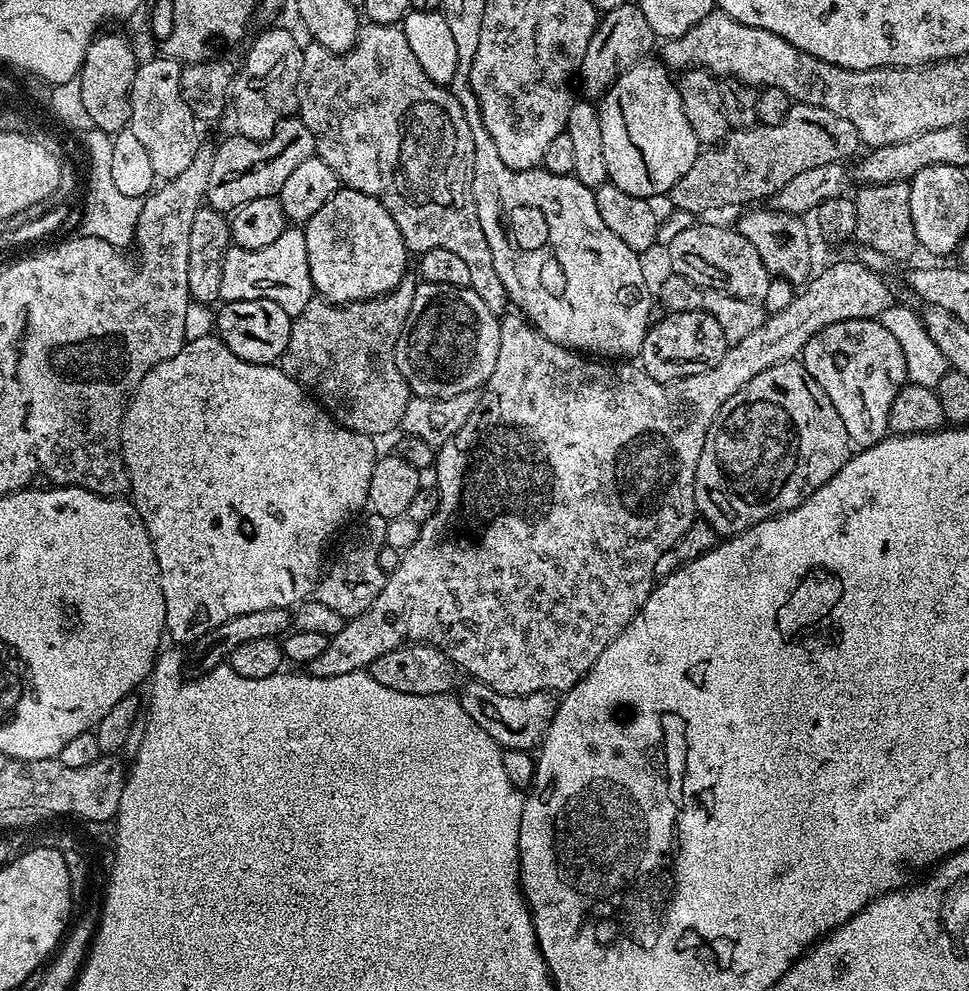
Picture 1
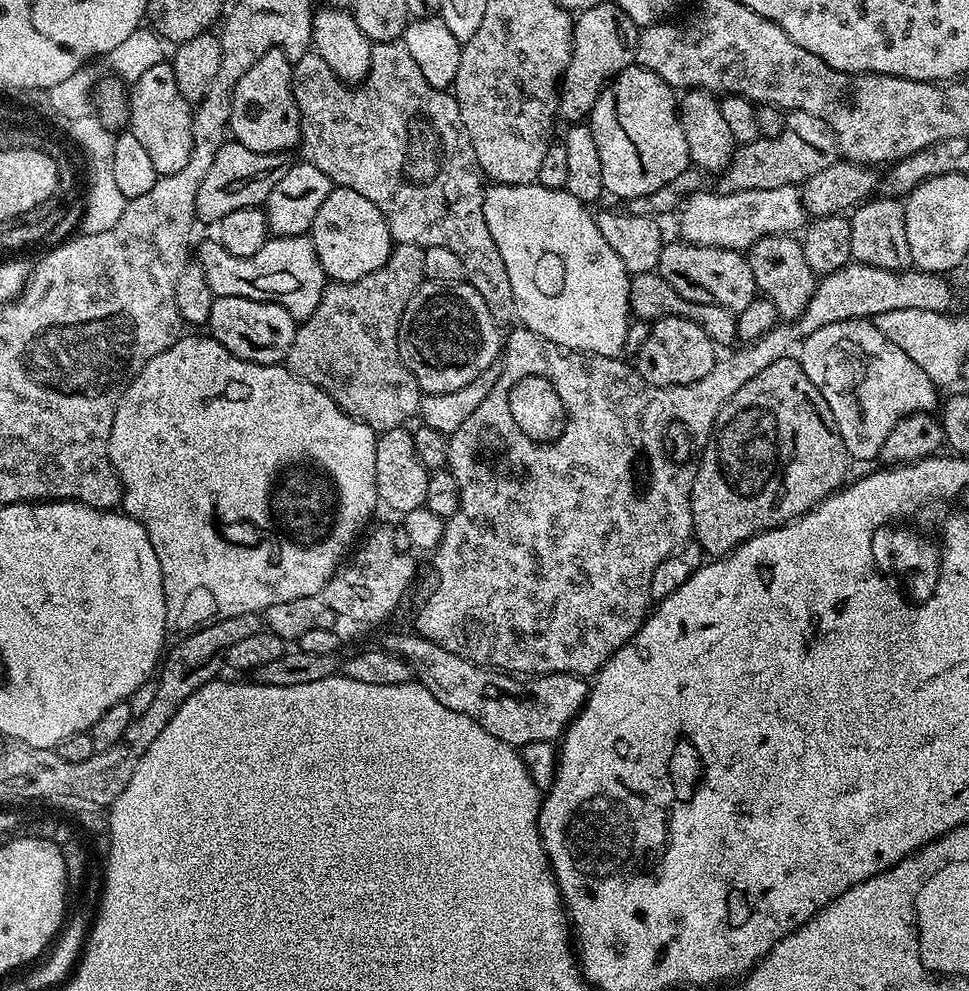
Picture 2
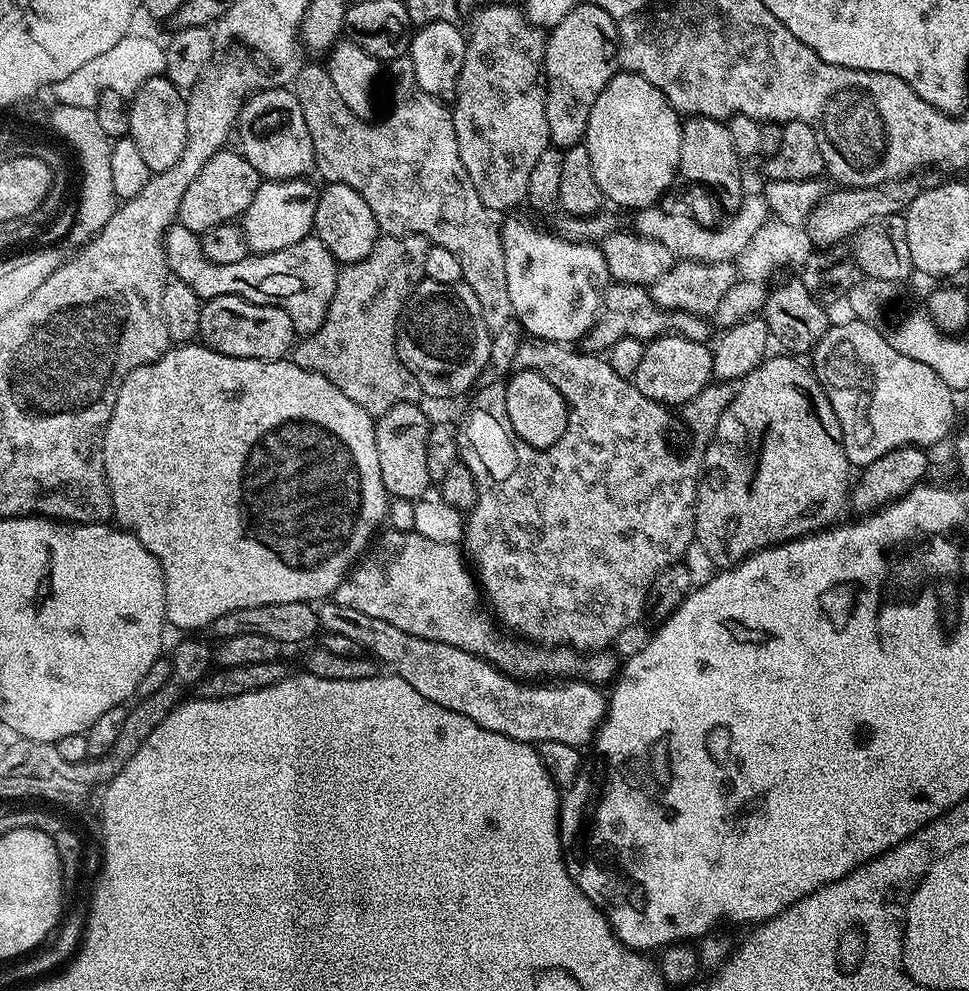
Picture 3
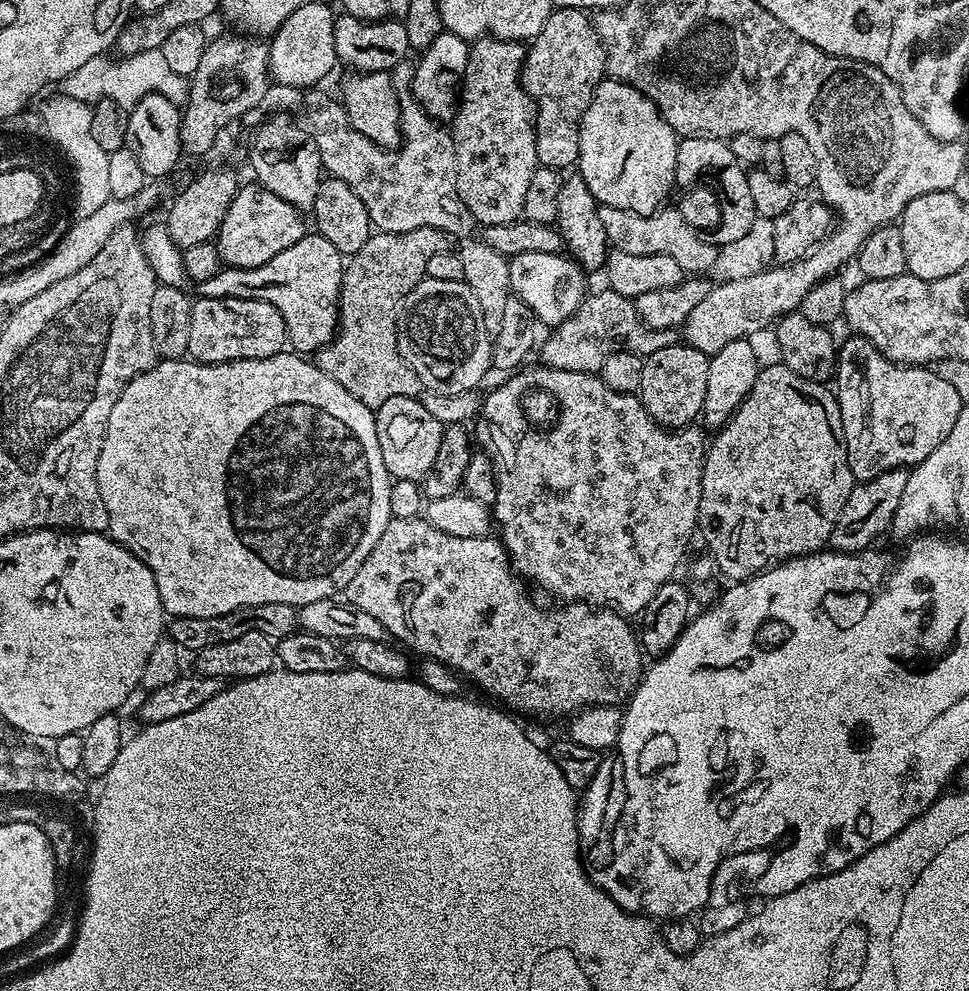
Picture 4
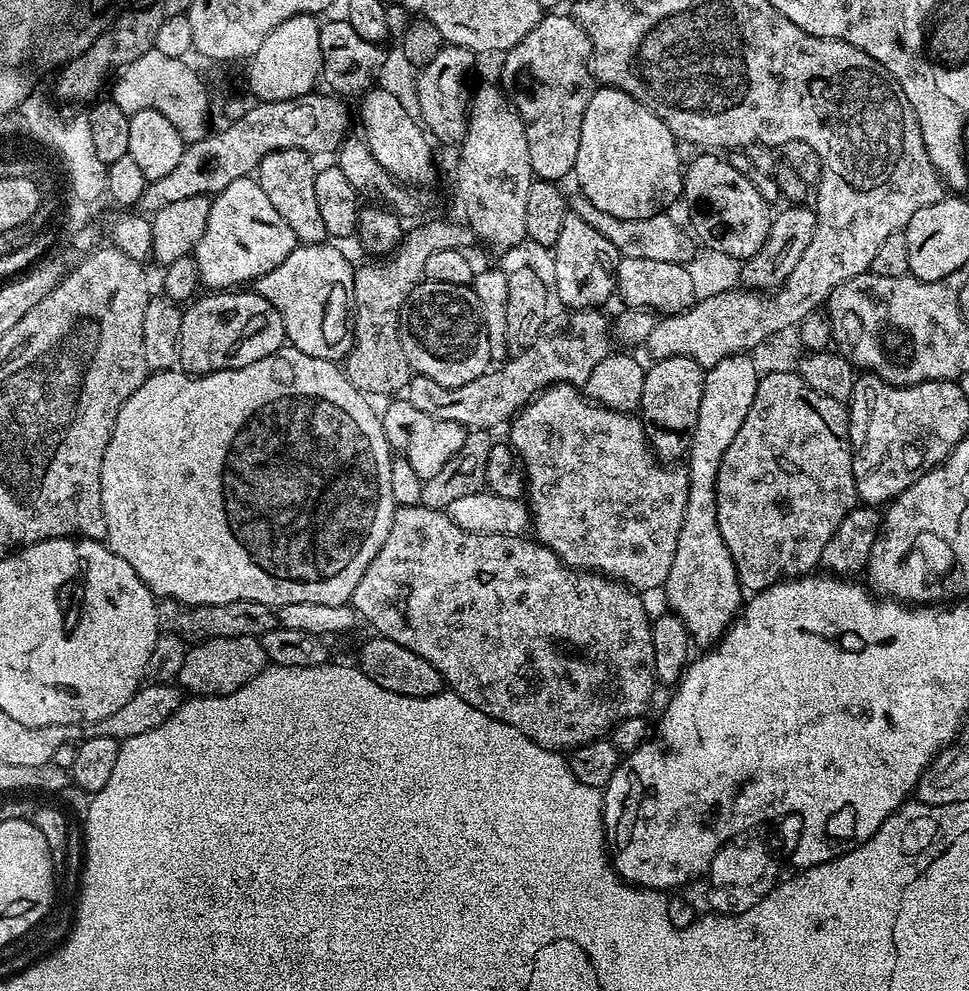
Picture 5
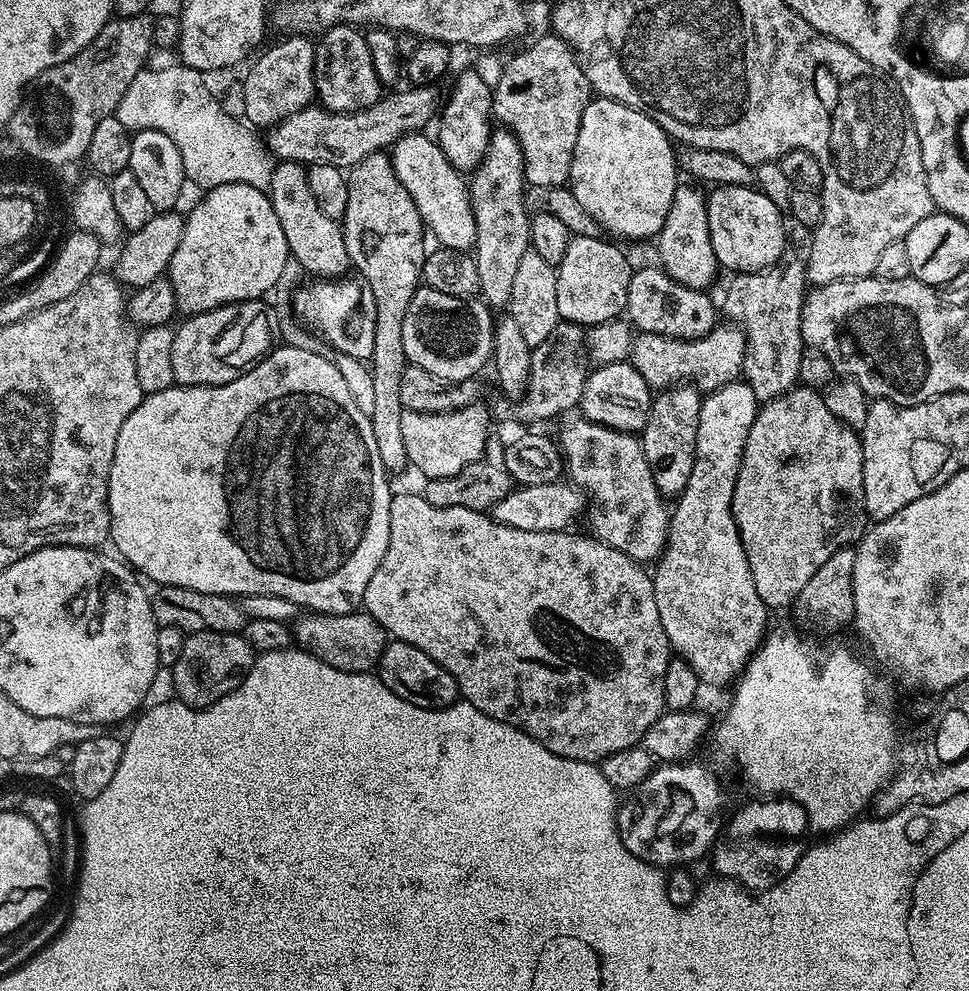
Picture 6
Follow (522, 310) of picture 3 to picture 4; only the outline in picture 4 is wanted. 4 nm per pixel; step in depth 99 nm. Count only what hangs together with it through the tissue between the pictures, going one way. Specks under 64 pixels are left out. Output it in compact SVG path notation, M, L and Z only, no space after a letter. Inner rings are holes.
M518 254L508 261L512 295L518 297L536 316L541 325L555 326L562 323L578 306L586 295L584 276L579 264L567 255L554 254Z

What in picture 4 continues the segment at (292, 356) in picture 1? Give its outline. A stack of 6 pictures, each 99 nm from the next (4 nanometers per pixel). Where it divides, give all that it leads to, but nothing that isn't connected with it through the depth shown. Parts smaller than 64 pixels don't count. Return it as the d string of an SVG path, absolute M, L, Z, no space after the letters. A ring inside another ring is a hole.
M419 228L405 232L376 230L369 236L362 250L347 257L340 287L340 319L336 337L325 348L315 353L314 362L322 371L330 374L330 378L334 378L334 382L338 382L342 390L350 390L350 394L354 394L354 398L358 398L358 402L362 402L366 407L375 410L389 398L421 395L422 385L418 374L414 374L414 370L405 362L398 350L396 326L400 323L405 298L426 277L426 266L430 262L430 257L439 252L447 252L449 248L450 237L442 230L433 228Z

